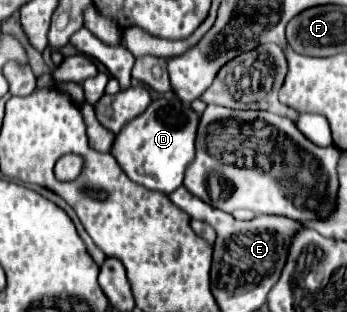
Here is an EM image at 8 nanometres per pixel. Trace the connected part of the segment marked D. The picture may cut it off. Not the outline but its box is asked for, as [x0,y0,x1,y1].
[111,98,199,194]

